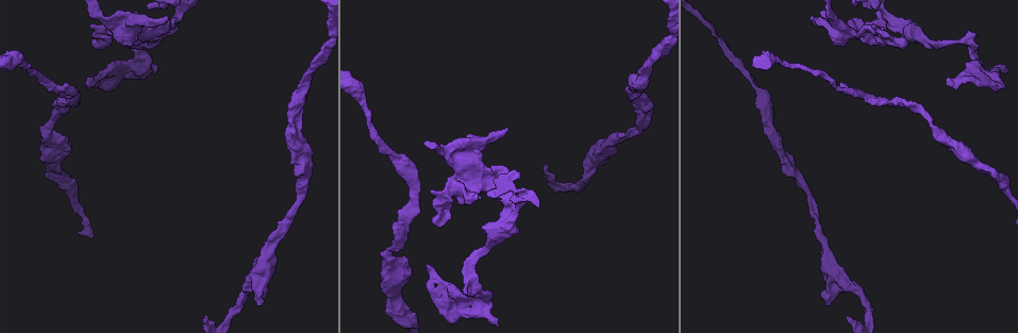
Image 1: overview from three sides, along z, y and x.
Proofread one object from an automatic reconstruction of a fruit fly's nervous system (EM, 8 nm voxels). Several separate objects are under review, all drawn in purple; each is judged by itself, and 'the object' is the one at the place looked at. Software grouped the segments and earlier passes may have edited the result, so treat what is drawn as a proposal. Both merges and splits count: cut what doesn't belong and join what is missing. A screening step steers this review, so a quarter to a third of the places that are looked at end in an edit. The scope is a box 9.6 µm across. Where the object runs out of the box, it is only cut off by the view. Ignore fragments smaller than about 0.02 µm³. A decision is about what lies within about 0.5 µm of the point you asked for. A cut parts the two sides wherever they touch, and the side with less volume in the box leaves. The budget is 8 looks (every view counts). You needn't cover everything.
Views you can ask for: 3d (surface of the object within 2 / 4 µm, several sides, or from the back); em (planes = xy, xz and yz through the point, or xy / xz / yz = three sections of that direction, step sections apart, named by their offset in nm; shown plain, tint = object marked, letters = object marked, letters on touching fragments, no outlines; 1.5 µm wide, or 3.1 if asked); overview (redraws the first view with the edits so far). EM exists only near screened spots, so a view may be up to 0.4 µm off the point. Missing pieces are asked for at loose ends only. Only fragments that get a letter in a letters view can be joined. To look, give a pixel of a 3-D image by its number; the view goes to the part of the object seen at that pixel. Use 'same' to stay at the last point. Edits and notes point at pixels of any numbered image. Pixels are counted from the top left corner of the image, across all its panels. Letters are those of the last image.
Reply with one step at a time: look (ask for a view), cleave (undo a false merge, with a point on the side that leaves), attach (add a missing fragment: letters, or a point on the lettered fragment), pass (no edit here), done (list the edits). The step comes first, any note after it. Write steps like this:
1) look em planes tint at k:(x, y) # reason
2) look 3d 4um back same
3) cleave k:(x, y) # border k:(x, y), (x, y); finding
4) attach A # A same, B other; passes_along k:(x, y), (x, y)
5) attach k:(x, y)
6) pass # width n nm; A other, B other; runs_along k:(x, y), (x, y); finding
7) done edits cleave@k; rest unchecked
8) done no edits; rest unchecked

look 3d 4um at 1:(544, 165) # long arm stops here

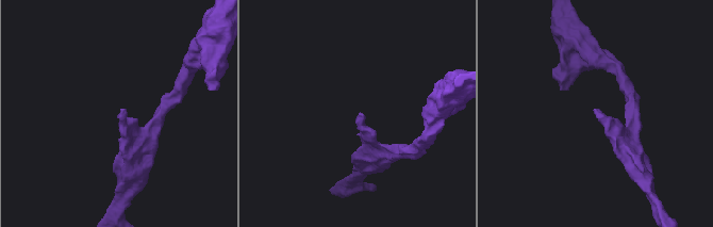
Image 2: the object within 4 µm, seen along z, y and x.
look em planes letters at 2:(361, 116)

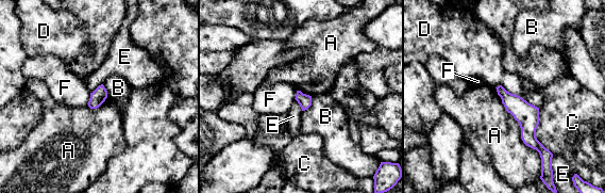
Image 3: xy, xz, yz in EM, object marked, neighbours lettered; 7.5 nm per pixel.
pass # longest_contact A 700 nm; A other, B other, C other, D other, E other, F other; none of them fits

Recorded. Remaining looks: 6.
look 3d 4um at 1:(261, 305) # thick end

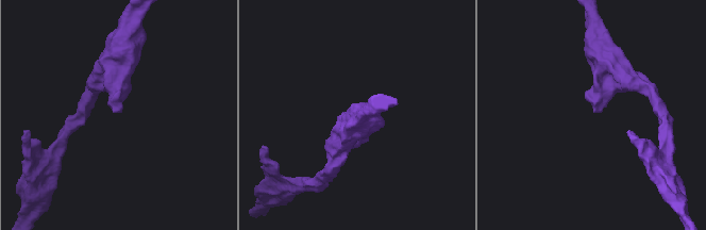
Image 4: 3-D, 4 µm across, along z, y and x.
look em planes letters at 4:(594, 111) # shape alone is not enough

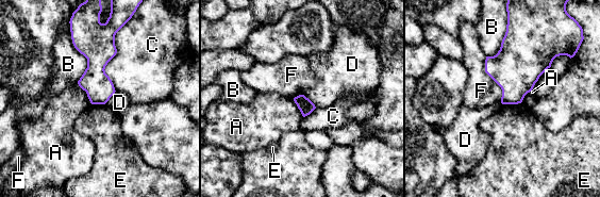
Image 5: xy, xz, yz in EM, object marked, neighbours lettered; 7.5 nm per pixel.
pass # A other, B other, C other, D other, E other, F other; no lettered fragment goes on from it

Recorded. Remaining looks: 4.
look 3d 2um at 1:(465, 294)

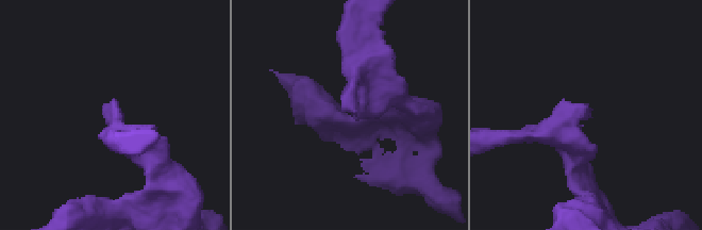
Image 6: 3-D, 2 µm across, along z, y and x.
look em xz step 8 letters at 6:(589, 111) # shape alone is not enough

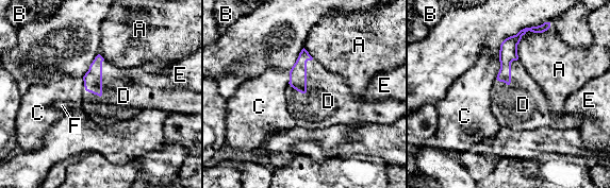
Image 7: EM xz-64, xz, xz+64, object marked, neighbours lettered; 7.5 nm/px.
attach D # A other, B other, C other, D same, E other, F other; passes_along 7:(93, 80), (101, 79), (124, 96); the neuron continues

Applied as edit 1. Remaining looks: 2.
done edits attach@7; rest unchecked

